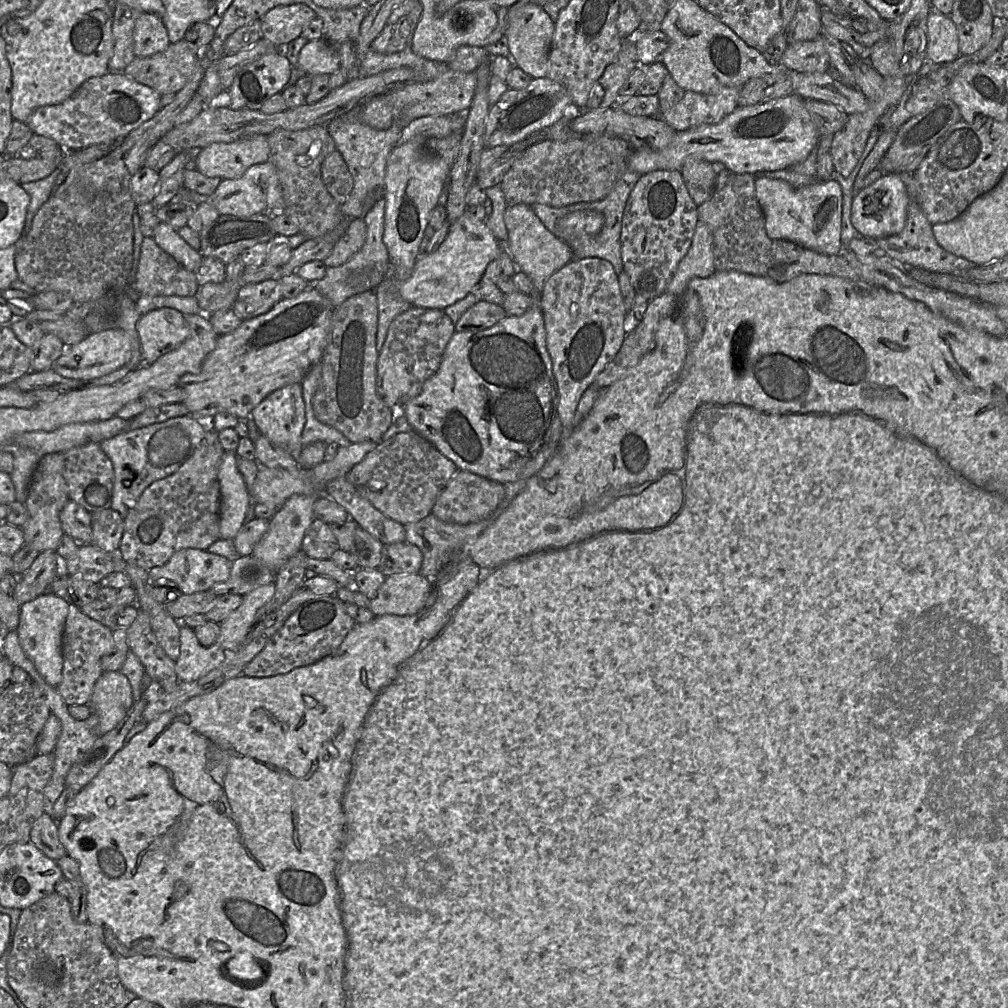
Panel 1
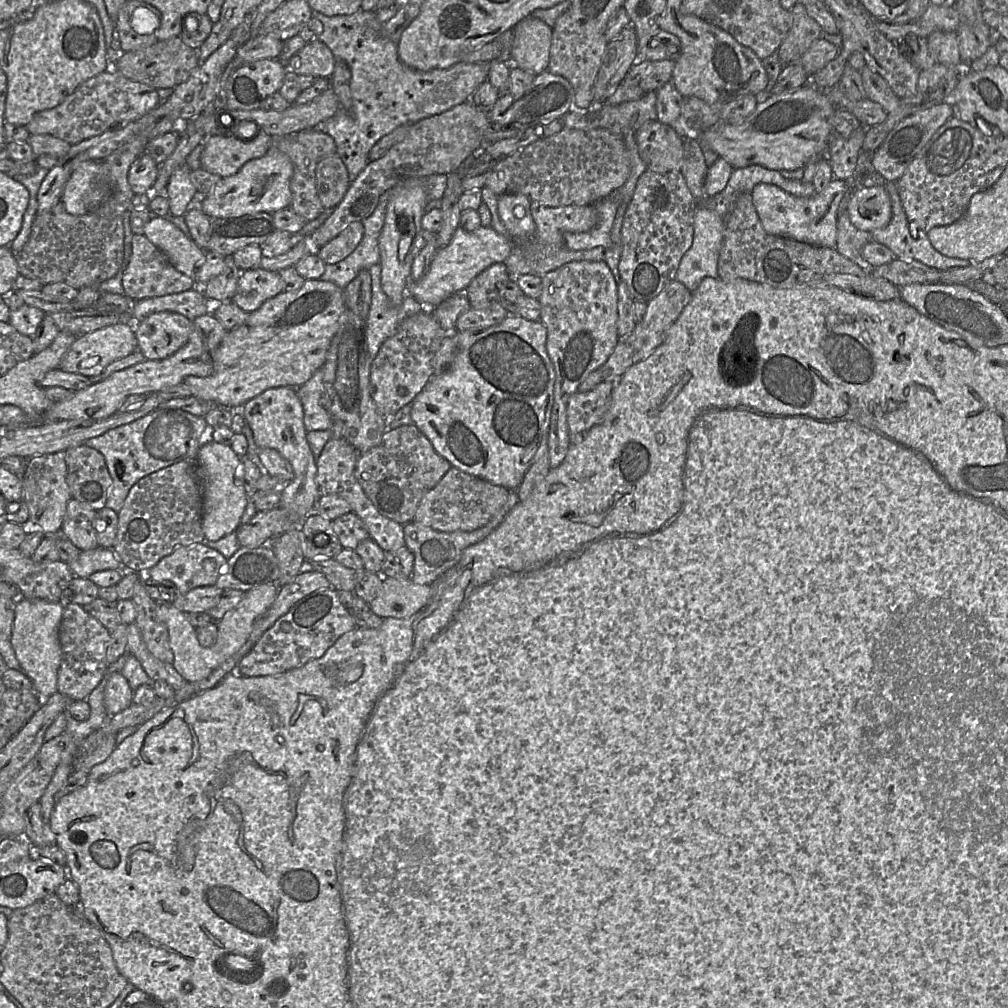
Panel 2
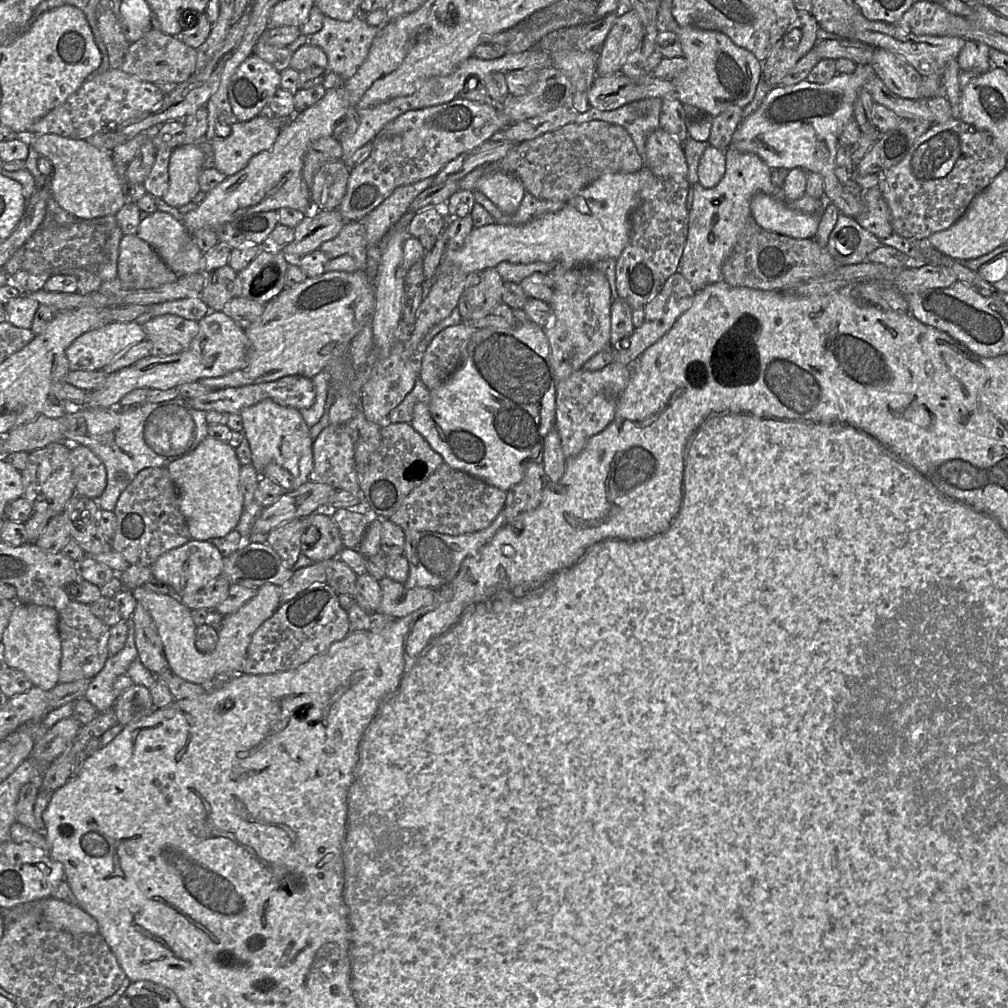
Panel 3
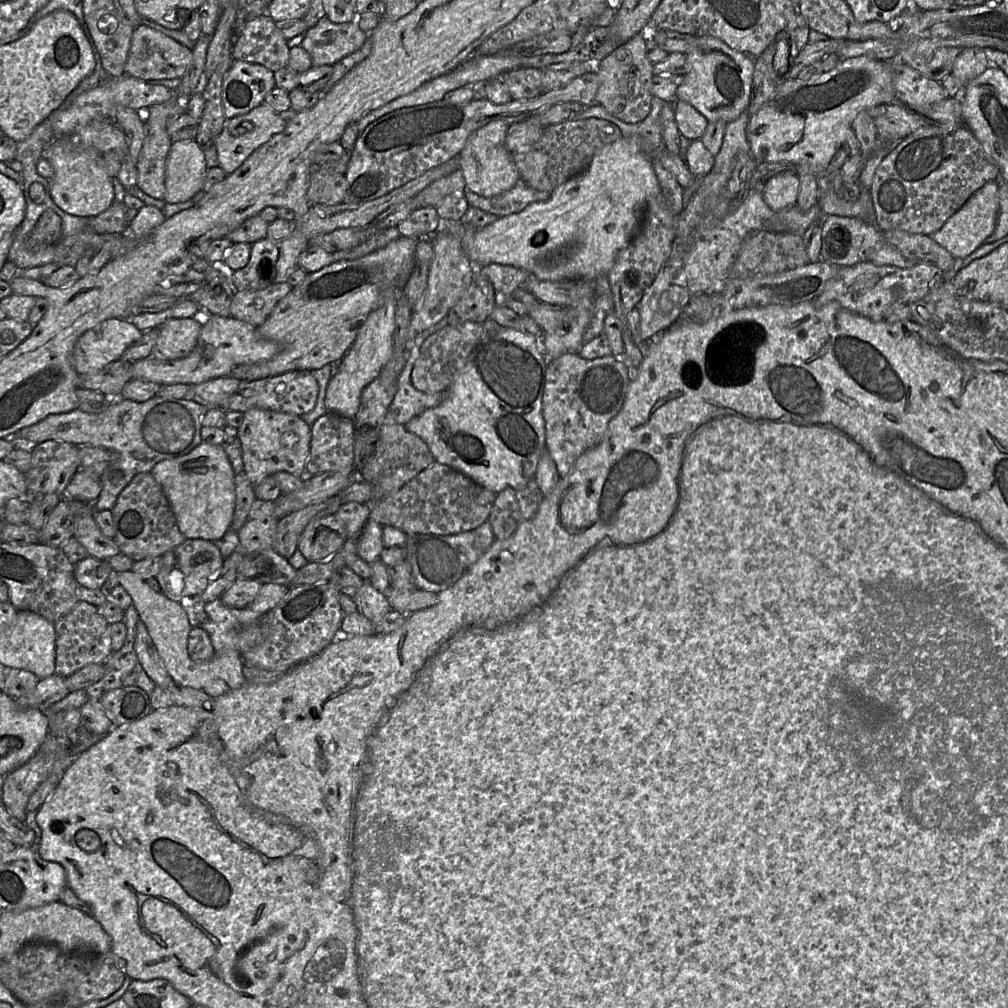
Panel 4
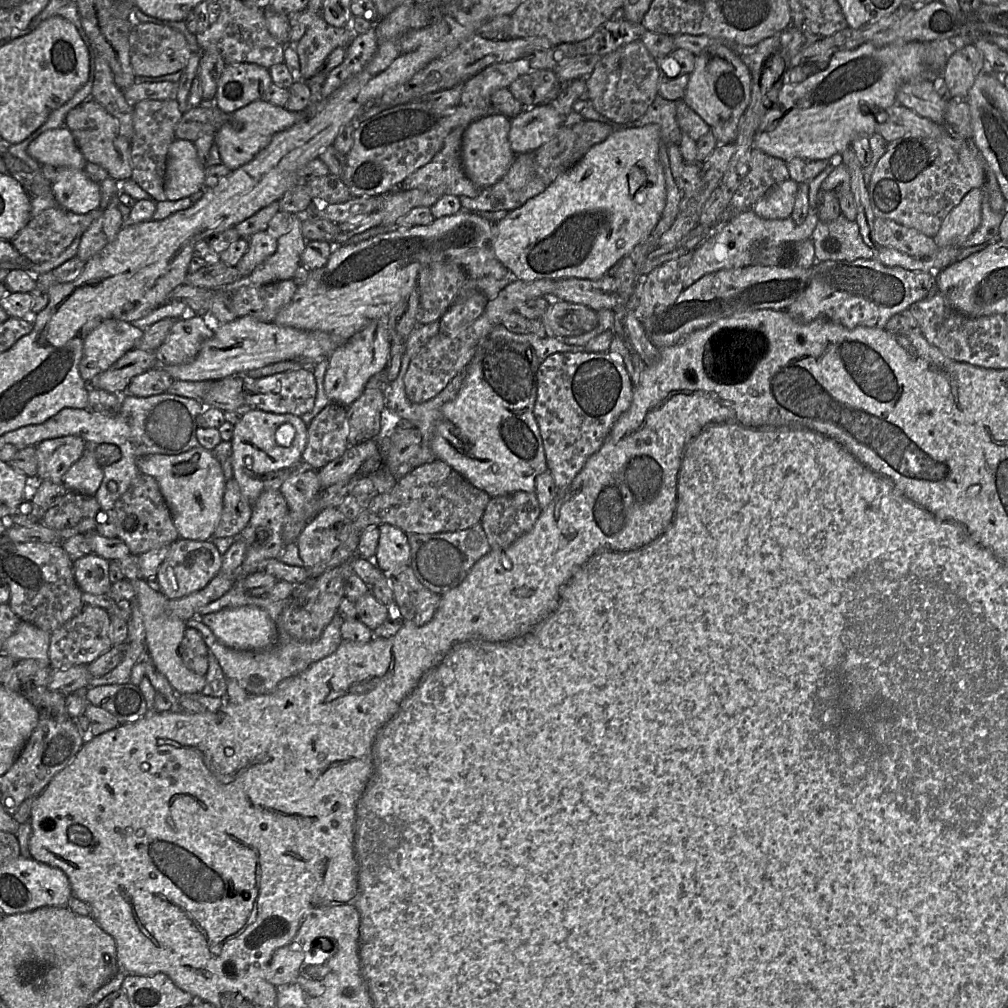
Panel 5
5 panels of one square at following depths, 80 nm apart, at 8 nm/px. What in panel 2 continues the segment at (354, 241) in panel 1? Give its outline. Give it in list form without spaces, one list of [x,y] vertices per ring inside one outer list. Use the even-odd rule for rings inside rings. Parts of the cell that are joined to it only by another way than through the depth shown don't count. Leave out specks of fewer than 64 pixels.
[[[354,221],[336,238],[321,248],[318,255],[326,264],[336,264],[349,256],[359,245],[364,235],[362,221]]]

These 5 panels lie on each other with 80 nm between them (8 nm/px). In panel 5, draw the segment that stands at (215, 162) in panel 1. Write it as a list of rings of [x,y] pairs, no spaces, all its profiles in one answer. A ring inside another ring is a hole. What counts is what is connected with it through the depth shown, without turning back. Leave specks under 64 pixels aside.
[[[263,100],[255,101],[230,114],[229,120],[216,132],[214,138],[222,164],[231,171],[247,164],[270,143],[275,134],[293,126],[302,114],[302,112],[289,111]]]

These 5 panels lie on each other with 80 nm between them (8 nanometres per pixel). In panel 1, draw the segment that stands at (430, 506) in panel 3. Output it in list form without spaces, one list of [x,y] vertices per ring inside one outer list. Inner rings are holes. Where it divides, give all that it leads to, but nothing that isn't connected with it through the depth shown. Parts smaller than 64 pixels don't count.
[[[457,470],[438,495],[431,514],[447,523],[476,523],[494,515],[504,495],[503,484],[468,471]]]

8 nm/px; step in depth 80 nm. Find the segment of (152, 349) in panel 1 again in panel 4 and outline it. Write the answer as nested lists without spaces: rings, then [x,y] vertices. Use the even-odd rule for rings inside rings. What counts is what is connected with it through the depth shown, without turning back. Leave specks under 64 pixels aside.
[[[195,318],[169,319],[158,327],[158,338],[150,357],[176,360],[195,348],[202,324]]]

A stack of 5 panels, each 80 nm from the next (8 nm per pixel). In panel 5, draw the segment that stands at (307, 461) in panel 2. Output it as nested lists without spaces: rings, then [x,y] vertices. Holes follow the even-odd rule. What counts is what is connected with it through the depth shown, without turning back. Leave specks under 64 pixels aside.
[[[247,409],[234,426],[232,439],[233,478],[238,482],[243,496],[254,505],[264,492],[265,477],[281,469],[293,468],[302,462],[307,445],[307,425],[300,416],[275,414],[258,409]]]

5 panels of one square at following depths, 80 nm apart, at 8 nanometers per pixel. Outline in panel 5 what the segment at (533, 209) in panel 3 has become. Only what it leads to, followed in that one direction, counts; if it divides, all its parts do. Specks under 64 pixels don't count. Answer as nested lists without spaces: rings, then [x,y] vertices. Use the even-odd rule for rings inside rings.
[[[527,152],[516,155],[505,176],[484,188],[477,197],[462,195],[459,199],[462,209],[471,212],[510,212],[543,192],[546,187],[537,174],[533,153]]]

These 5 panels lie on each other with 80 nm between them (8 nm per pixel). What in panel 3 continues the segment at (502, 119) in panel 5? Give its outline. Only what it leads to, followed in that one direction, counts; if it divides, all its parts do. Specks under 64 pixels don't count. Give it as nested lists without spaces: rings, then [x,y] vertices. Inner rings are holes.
[[[499,170],[484,173],[476,183],[476,190],[508,215],[518,210],[526,192],[519,178]]]

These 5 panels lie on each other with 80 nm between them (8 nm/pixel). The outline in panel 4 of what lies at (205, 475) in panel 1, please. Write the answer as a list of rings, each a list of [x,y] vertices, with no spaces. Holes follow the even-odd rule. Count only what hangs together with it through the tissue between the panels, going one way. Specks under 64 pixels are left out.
[[[151,472],[138,473],[119,494],[111,510],[115,537],[120,552],[134,562],[148,557],[162,556],[168,550],[182,544],[186,538],[181,533],[170,503],[161,485]]]

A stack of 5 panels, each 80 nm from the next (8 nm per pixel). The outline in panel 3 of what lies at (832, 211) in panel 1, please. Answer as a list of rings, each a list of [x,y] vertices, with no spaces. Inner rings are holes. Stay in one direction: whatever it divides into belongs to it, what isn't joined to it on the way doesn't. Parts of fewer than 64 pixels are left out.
[[[764,193],[752,197],[750,210],[755,222],[763,229],[794,239],[813,239],[820,222],[820,214],[800,212],[789,207],[781,198],[774,198]]]

